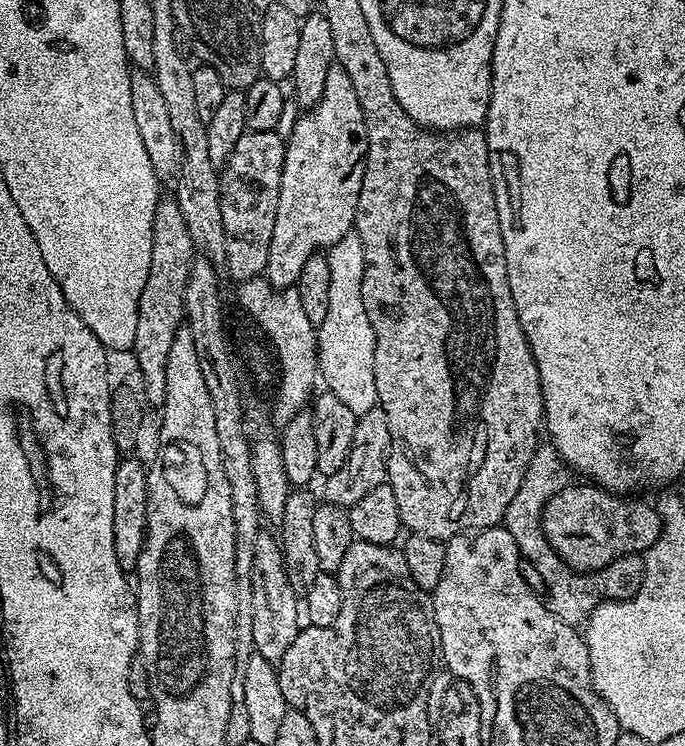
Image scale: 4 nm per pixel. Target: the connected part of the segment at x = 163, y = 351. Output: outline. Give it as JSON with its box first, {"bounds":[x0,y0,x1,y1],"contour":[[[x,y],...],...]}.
{"bounds":[136,198,197,405],"contour":[[[162,198],[154,210],[152,223],[152,249],[150,250],[150,270],[146,274],[146,286],[142,286],[142,298],[138,298],[138,334],[136,335],[136,364],[140,367],[140,376],[144,379],[142,396],[149,405],[163,405],[166,398],[166,358],[170,358],[170,348],[174,346],[174,336],[185,323],[184,295],[186,282],[190,278],[190,266],[197,259],[196,243],[190,238],[190,230],[186,230],[186,218],[182,218],[182,210],[175,198]]]}

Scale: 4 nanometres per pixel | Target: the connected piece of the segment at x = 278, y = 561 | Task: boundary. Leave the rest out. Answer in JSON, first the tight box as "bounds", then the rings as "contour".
{"bounds":[250,534,302,666],"contour":[[[261,534],[254,542],[254,562],[250,570],[250,586],[252,597],[250,606],[254,606],[254,652],[255,655],[266,658],[273,666],[279,665],[282,654],[290,650],[290,642],[300,632],[302,627],[302,604],[294,586],[290,586],[290,578],[286,578],[284,565],[284,550],[281,543],[272,536]]]}

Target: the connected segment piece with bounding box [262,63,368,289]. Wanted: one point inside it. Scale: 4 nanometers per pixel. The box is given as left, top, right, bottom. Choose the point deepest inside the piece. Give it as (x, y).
(324, 155)

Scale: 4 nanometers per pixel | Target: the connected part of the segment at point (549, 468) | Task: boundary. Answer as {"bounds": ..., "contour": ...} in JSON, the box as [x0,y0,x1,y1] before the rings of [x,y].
{"bounds":[502,442,644,626],"contour":[[[550,442],[537,443],[530,458],[530,466],[526,466],[522,486],[518,486],[518,494],[510,498],[510,506],[506,506],[502,527],[510,530],[510,538],[514,538],[523,563],[540,575],[540,580],[548,591],[546,603],[550,611],[558,618],[562,618],[562,622],[580,626],[605,600],[628,600],[634,594],[638,594],[644,577],[644,557],[640,554],[629,554],[593,572],[578,572],[575,568],[571,568],[556,553],[554,546],[550,546],[542,526],[542,514],[546,502],[550,502],[550,498],[558,494],[558,490],[562,490],[569,482],[570,469],[555,446]]]}

